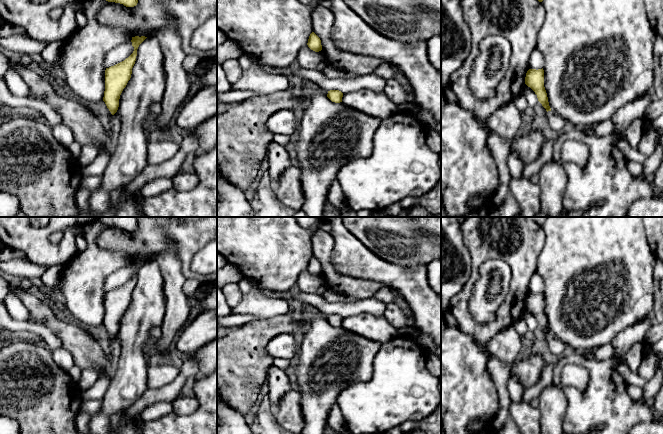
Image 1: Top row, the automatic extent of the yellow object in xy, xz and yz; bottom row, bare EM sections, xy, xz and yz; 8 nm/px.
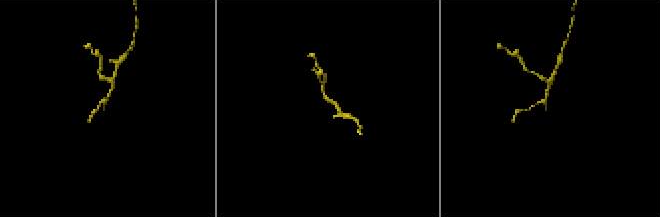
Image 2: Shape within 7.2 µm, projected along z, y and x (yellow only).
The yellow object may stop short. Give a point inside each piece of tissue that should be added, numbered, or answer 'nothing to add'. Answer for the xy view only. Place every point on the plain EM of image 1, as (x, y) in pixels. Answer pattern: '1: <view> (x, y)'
nothing to add

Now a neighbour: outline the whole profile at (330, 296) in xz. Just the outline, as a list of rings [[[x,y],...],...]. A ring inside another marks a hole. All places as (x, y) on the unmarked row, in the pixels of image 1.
[[[328,290],[323,294],[323,298],[330,303],[333,302],[340,302],[340,303],[351,303],[351,302],[356,302],[359,300],[358,298],[347,295],[347,294],[342,294],[342,293],[337,293],[332,290]]]

